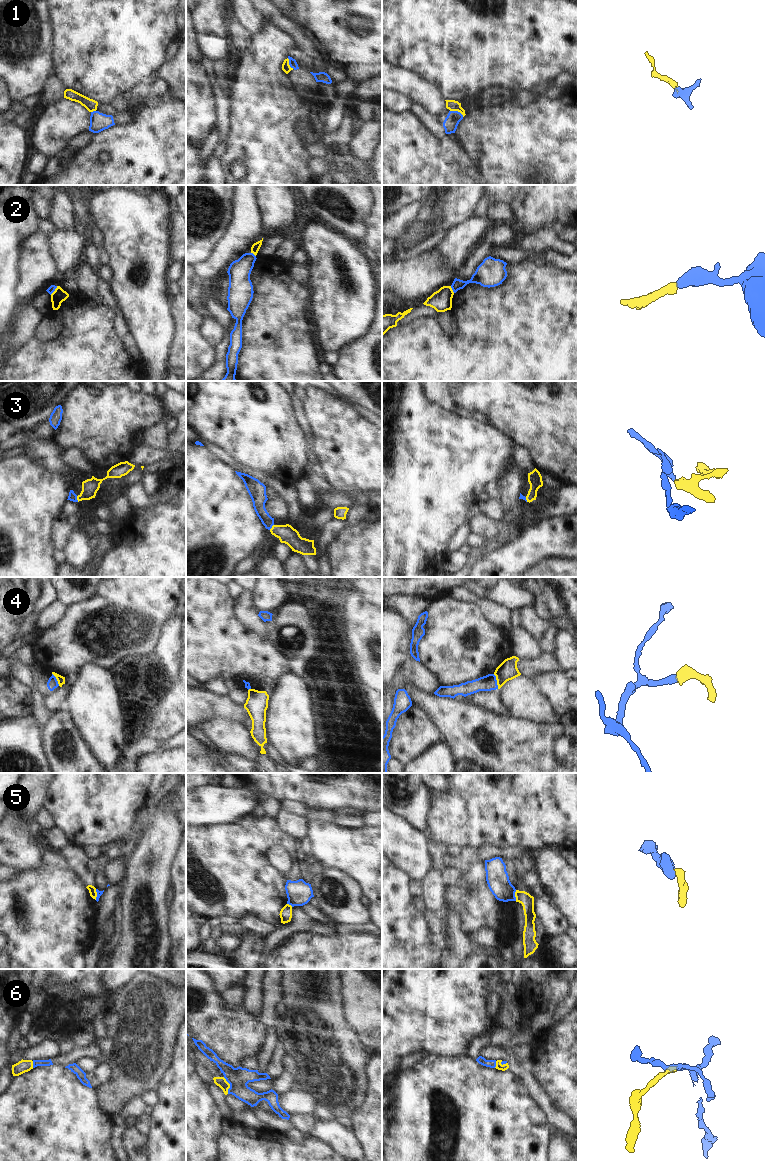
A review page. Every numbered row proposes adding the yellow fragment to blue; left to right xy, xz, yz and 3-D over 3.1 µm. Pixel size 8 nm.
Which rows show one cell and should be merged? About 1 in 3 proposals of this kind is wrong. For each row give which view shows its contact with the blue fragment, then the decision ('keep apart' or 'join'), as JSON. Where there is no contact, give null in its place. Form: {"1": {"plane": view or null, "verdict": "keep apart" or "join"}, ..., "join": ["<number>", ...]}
{"1": {"plane": "yz", "verdict": "join"}, "2": {"plane": "xy", "verdict": "keep apart"}, "3": {"plane": "xy", "verdict": "join"}, "4": {"plane": "yz", "verdict": "keep apart"}, "5": {"plane": "yz", "verdict": "keep apart"}, "6": {"plane": "xz", "verdict": "join"}, "join": ["1", "3", "6"]}

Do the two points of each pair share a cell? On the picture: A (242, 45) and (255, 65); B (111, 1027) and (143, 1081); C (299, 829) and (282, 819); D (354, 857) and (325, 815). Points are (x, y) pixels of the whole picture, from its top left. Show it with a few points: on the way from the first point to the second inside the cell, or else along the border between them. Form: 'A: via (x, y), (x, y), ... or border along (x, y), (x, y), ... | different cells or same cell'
A: border along (252, 35), (250, 46), (242, 53) | different cells
B: border along (108, 1010), (117, 1017), (117, 1030), (112, 1038) | different cells
C: via (295, 827), (286, 822) | same cell
D: border along (307, 818), (334, 822) | different cells

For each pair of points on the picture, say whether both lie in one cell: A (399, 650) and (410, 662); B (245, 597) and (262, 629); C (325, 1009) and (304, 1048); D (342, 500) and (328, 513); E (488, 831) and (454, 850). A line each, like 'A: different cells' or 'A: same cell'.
A: different cells
B: same cell
C: same cell
D: different cells
E: different cells

